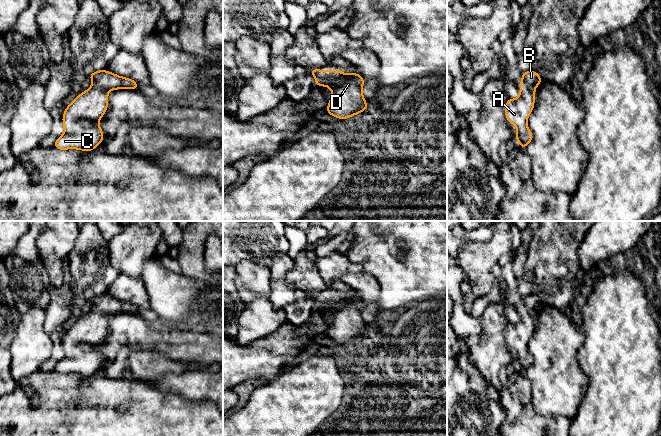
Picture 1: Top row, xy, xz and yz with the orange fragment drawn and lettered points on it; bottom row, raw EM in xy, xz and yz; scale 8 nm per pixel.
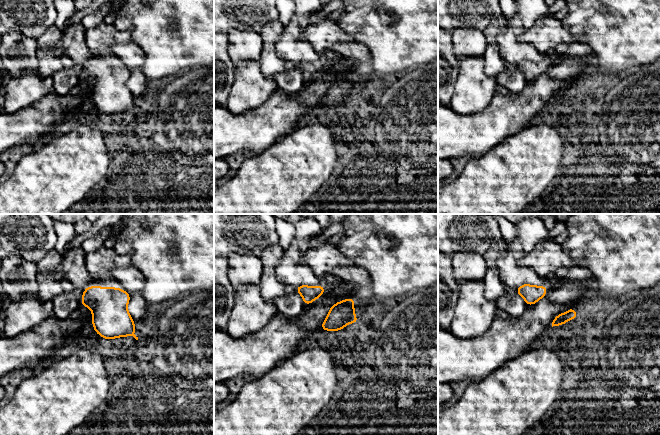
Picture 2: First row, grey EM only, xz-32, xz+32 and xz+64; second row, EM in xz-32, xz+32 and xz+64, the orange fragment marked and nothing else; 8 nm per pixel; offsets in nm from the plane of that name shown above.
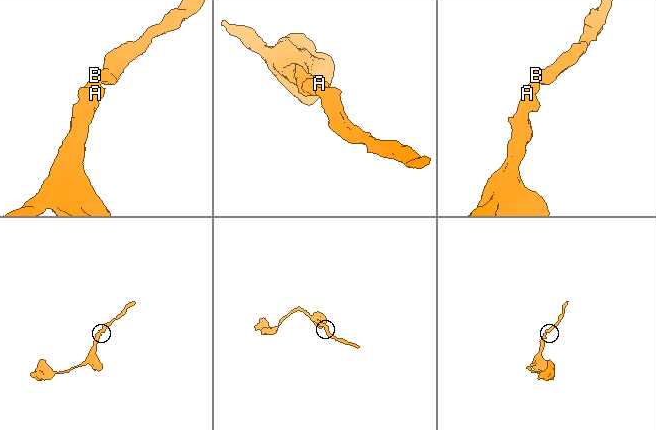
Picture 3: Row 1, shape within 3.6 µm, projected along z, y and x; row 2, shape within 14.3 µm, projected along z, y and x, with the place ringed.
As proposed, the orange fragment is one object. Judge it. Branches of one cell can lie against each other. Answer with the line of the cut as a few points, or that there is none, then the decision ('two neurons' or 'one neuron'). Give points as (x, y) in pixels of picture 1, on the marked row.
cut none; one neuron

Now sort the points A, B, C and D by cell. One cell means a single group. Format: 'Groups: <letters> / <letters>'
Groups: A B C D

